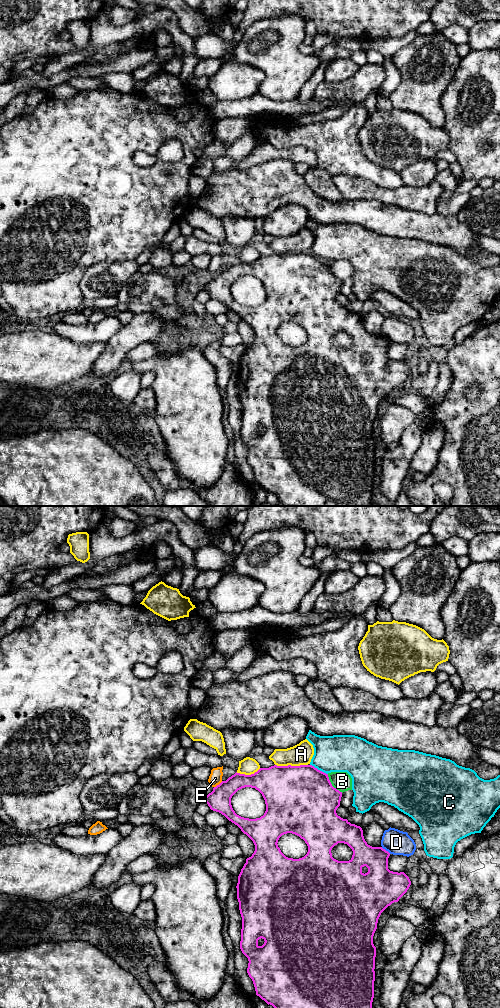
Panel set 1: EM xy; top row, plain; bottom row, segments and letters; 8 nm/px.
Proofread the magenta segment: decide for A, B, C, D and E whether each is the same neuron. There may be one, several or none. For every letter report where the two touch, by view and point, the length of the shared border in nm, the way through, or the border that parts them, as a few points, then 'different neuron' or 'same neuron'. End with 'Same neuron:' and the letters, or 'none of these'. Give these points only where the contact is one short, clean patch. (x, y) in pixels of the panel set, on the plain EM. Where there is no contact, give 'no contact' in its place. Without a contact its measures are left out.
A: meets magenta in xy at (290, 253); contact 260 nm long; different neuron
B: meets magenta in xy at (331, 273); contact 200 nm long; different neuron
C: meets magenta in xy at (319, 258); contact 170 nm long; border along xy (310, 252), (327, 262); different neuron
D: meets magenta in xy at (385, 338); contact 90 nm long; different neuron
E: meets magenta in xy at (219, 272); contact 90 nm long; border along xy (222, 269), (214, 275); different neuron
Same neuron: none of these

